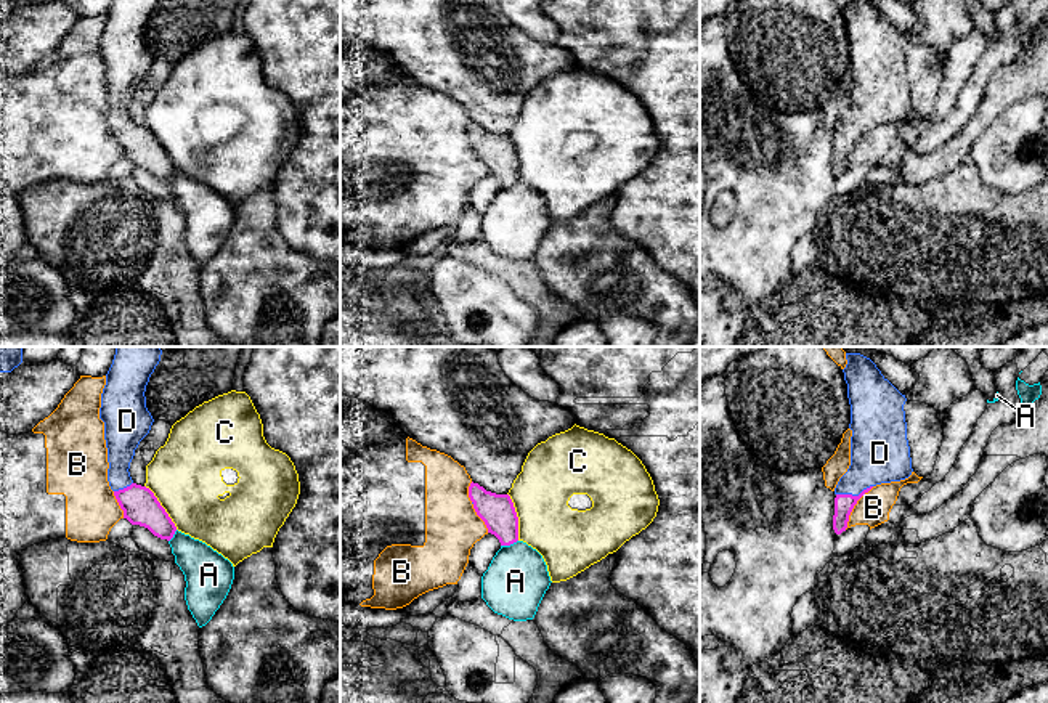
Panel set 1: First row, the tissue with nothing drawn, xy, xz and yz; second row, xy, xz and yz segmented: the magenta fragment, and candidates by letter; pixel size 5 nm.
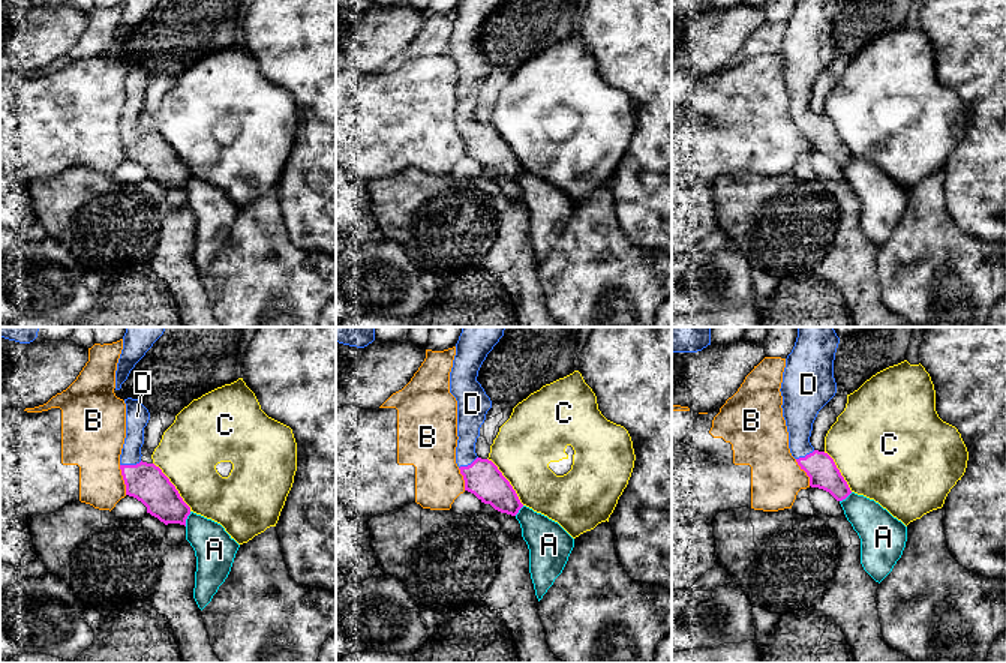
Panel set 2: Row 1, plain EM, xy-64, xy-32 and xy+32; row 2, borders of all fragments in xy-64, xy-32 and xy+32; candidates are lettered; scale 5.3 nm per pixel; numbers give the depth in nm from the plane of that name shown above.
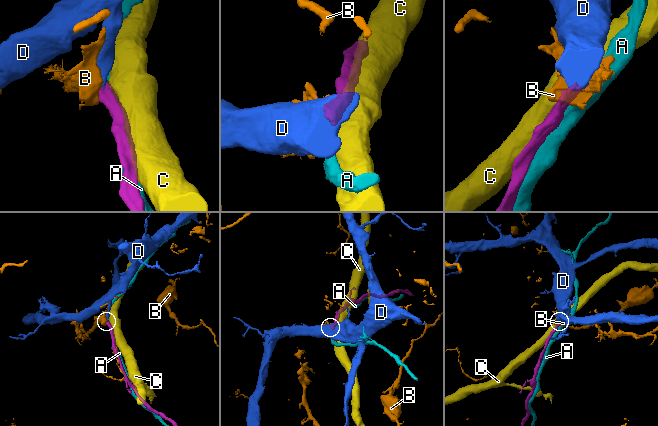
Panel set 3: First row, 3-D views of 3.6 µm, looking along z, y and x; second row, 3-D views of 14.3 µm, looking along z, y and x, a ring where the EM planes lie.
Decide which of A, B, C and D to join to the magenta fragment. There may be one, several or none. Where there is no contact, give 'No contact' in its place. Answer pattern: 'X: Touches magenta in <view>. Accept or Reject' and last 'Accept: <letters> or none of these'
A: Touches magenta in xz. Reject
B: Touches magenta in yz. Reject
C: Touches magenta in xz. Reject
D: Touches magenta in yz. Accept
Accept: D

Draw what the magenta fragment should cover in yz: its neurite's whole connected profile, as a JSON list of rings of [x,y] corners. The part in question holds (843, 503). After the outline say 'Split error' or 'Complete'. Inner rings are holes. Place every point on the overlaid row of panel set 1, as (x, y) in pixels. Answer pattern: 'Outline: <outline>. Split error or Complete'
Outline: [[[846,353],[843,369],[851,404],[851,465],[835,488],[833,530],[841,534],[857,501],[873,486],[912,475],[904,404],[907,401],[876,368],[860,355]]]. Split error

